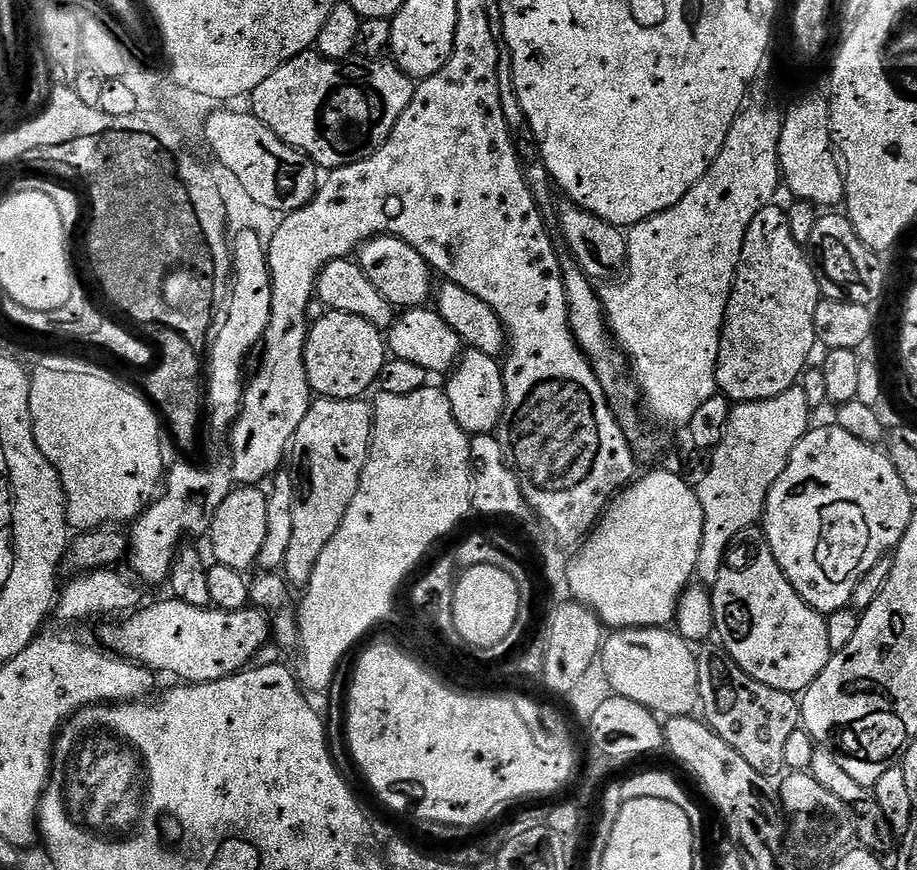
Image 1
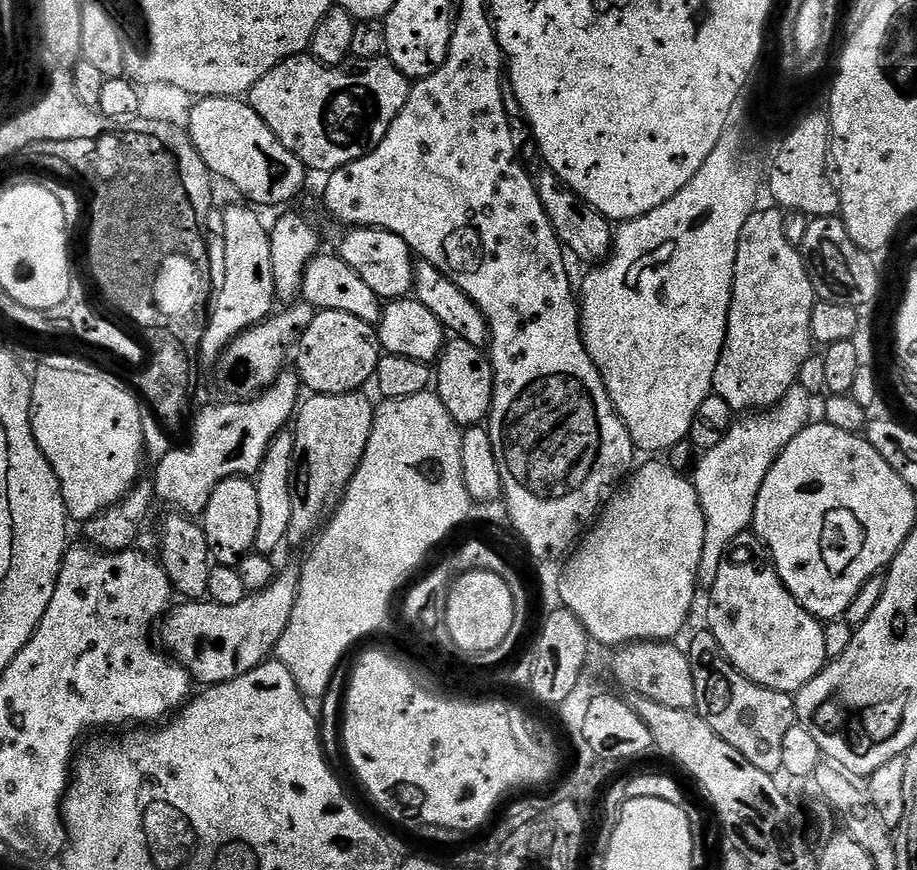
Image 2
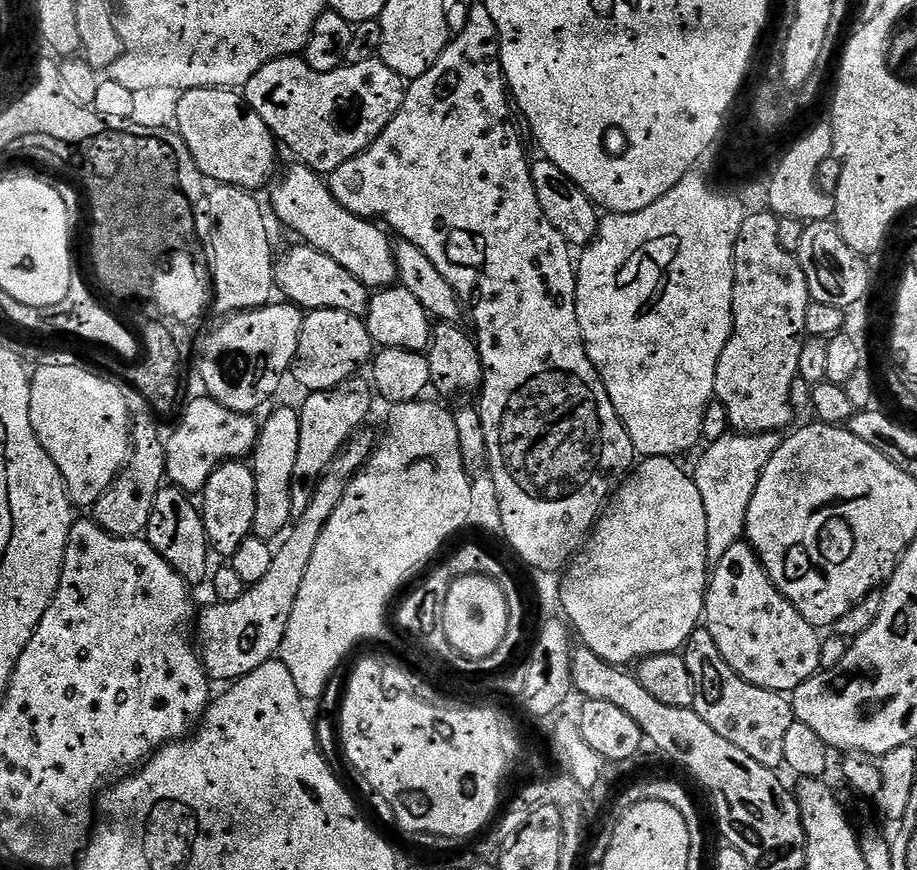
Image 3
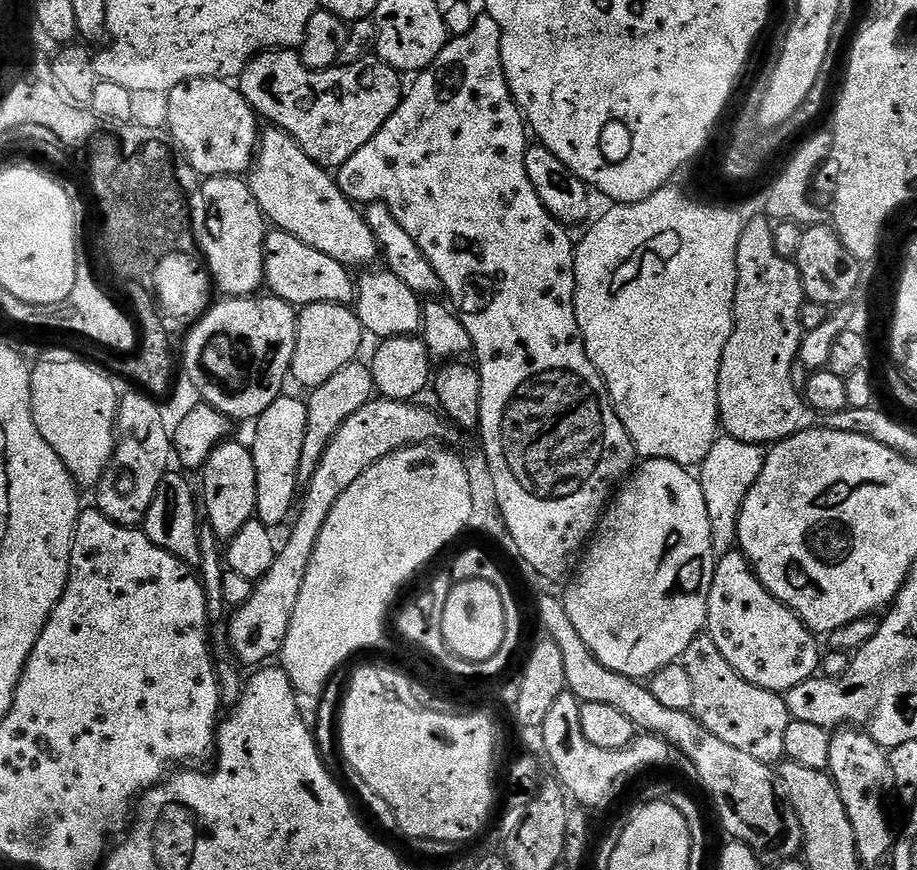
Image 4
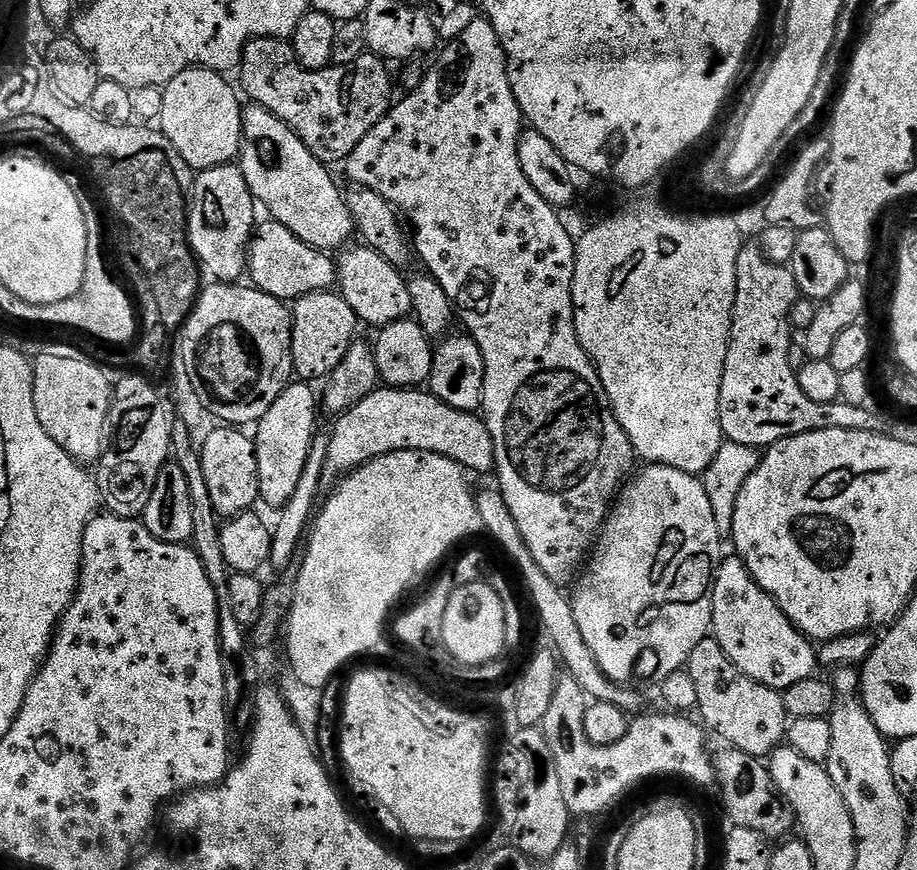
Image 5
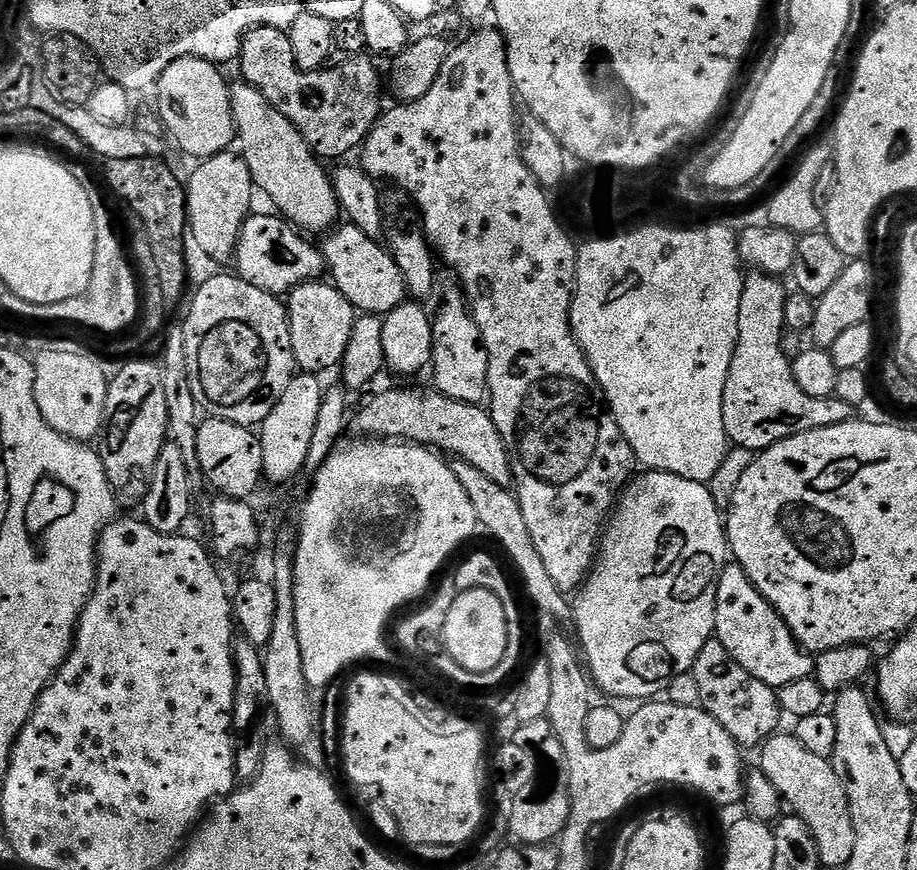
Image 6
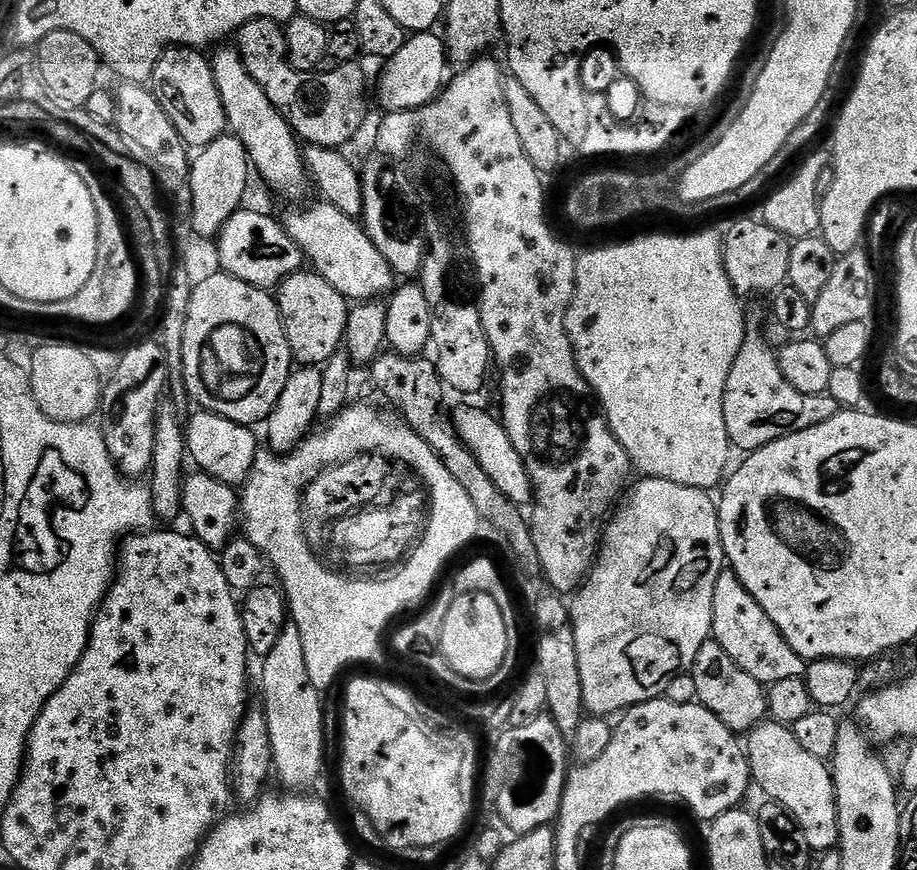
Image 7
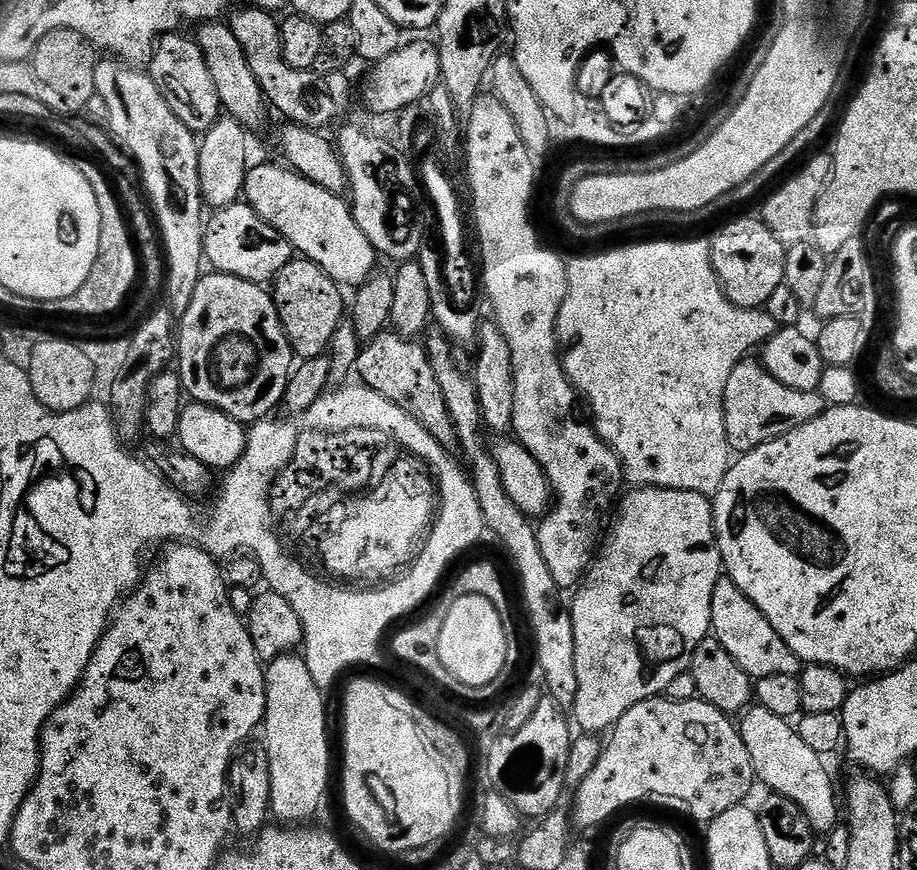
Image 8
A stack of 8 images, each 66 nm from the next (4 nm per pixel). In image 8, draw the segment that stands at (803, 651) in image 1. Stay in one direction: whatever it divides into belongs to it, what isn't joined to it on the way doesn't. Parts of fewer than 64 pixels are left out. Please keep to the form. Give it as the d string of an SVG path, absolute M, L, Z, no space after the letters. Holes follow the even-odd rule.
M722 578L714 586L712 599L712 627L711 635L732 655L738 667L746 675L756 680L770 678L770 674L786 674L799 677L802 671L802 661L789 650L784 639L770 626L768 619L738 590L736 583Z

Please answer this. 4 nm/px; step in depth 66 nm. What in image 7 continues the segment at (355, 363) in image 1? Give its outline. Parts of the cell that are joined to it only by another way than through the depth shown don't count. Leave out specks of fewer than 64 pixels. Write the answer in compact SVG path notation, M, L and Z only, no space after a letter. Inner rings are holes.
M301 270L287 276L275 289L274 299L284 323L286 338L290 342L292 359L297 365L323 366L342 348L349 301L315 270Z

